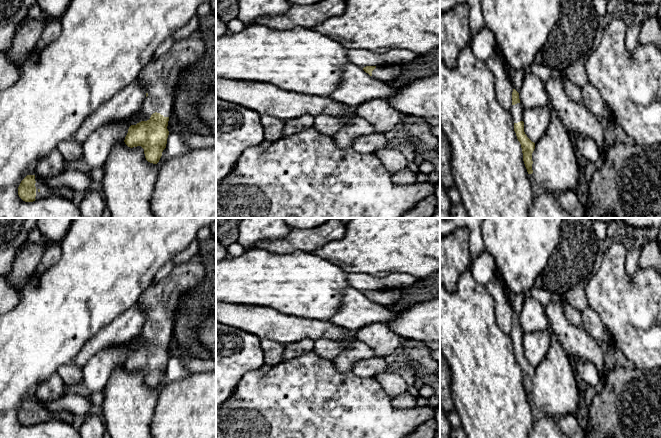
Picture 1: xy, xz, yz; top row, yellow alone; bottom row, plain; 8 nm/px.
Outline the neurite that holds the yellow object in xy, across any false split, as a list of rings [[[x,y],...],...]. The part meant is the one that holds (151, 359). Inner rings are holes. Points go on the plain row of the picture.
[[[197,253],[140,296],[137,304],[145,312],[146,322],[140,334],[127,343],[131,350],[124,366],[130,372],[141,370],[148,386],[157,388],[166,372],[174,313],[181,298],[202,283],[205,275],[206,264]]]

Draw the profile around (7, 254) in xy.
[[[0,218],[0,276],[7,276],[38,218]]]

